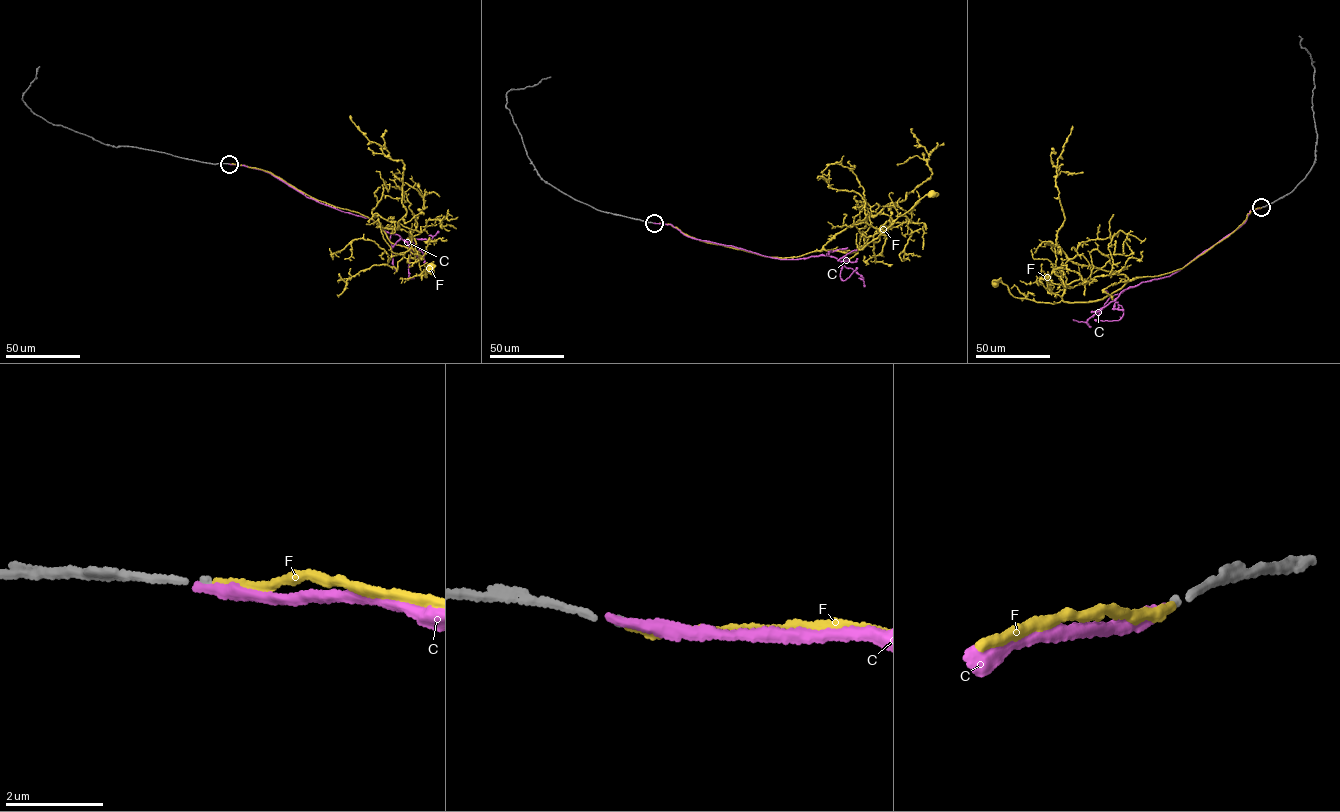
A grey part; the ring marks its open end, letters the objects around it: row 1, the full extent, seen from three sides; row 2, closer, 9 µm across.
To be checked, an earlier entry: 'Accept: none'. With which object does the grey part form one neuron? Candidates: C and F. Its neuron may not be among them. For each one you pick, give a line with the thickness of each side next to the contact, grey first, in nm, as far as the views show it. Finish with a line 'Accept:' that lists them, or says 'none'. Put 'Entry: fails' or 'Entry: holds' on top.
Entry: fails
F: Thickness 100 nm (grey) against 200 nm
Accept: F

